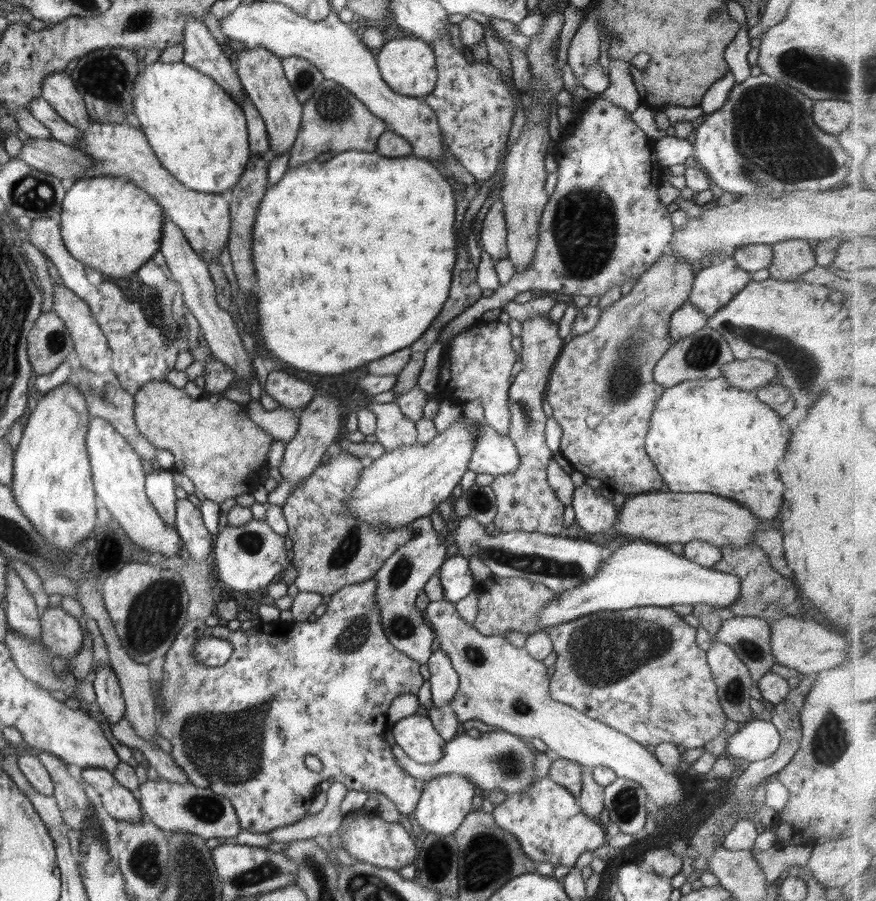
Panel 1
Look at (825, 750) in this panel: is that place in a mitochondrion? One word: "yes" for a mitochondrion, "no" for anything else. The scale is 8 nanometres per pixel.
yes

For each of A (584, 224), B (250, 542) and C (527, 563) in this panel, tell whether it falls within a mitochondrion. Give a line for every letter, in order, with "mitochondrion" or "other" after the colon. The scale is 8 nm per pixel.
A: mitochondrion
B: mitochondrion
C: mitochondrion

